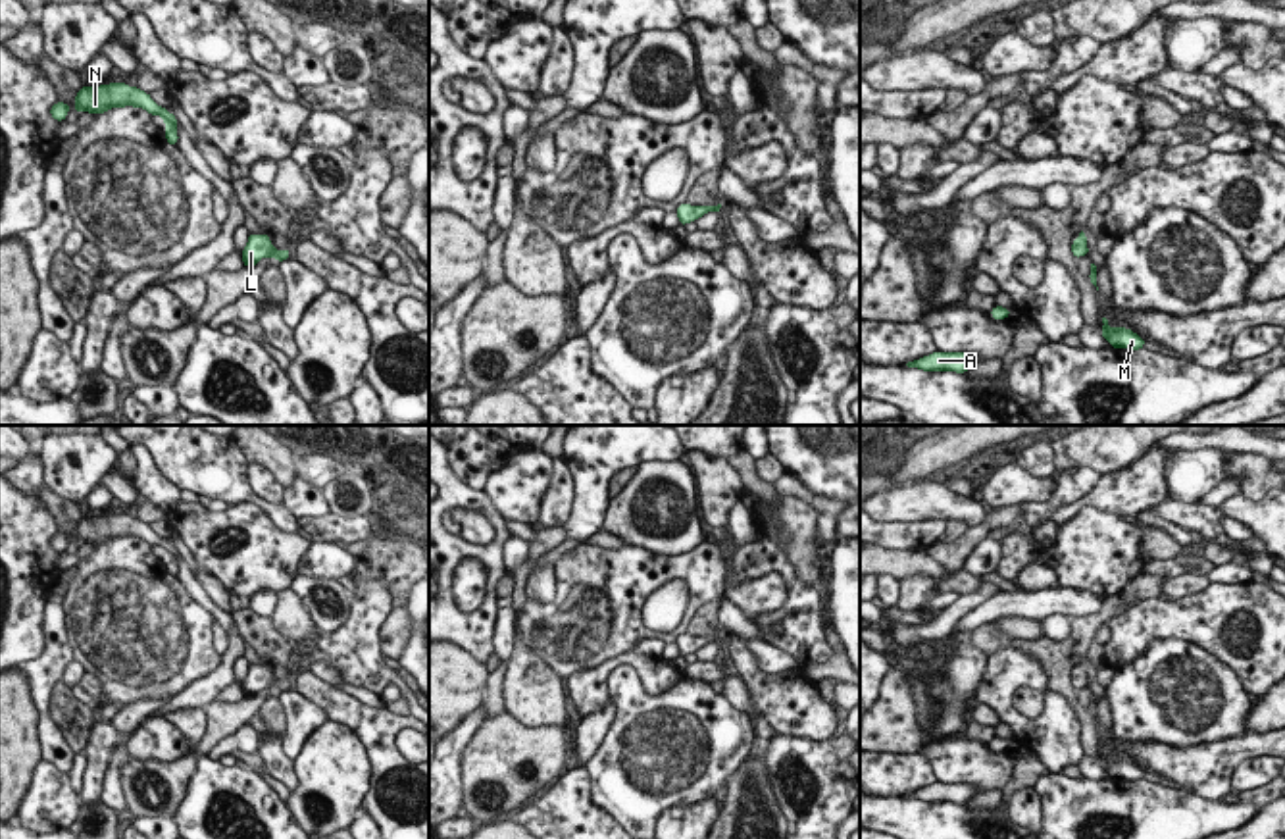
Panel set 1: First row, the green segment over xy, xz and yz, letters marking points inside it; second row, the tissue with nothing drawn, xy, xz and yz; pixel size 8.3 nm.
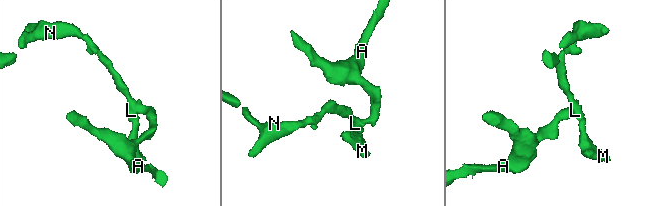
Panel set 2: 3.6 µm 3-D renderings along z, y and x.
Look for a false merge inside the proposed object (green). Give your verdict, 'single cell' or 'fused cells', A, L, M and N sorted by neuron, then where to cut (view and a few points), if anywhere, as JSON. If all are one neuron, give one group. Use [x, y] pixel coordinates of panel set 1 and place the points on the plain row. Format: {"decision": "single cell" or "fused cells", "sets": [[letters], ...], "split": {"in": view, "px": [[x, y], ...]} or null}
{"decision": "single cell", "sets": [["A", "L", "M", "N"]], "split": null}

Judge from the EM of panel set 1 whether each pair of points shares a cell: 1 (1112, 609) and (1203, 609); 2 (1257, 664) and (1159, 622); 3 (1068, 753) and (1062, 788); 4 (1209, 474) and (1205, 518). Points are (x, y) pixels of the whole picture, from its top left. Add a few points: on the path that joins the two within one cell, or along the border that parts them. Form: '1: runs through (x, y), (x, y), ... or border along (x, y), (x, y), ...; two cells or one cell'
1: border along (1159, 597), (1139, 601), (1107, 624); two cells
2: runs through (1232, 653), (1199, 622), (1184, 622); one cell
3: border along (1051, 772), (1064, 776); two cells
4: border along (1168, 497), (1195, 505); two cells

